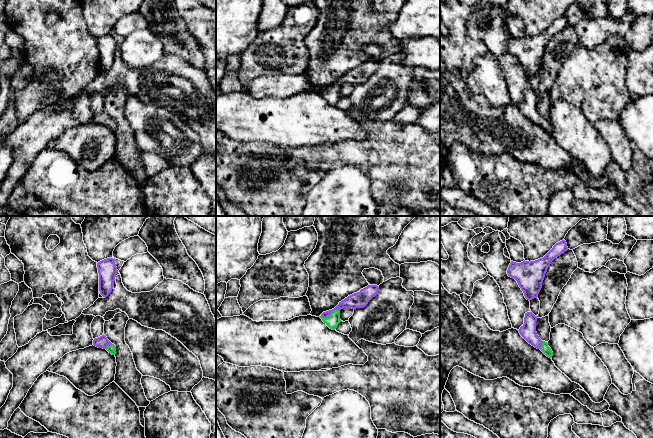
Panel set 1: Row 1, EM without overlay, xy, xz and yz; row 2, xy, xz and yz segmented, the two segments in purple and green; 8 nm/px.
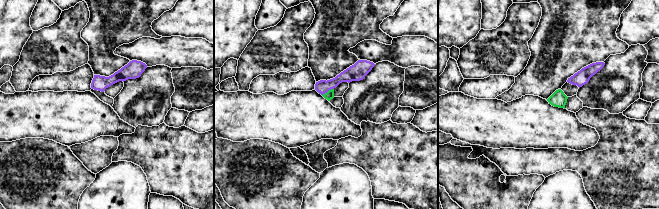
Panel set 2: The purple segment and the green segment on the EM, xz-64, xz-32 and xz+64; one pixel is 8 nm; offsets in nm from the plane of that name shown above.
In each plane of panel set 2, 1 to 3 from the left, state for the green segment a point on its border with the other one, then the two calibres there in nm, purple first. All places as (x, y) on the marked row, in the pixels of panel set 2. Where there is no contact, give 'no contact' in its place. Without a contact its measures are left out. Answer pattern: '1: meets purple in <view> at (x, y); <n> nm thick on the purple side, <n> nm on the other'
1: no contact
2: meets purple in xz-32 at (327, 91); 120 nm thick on the purple side, 70 nm on the other
3: no contact

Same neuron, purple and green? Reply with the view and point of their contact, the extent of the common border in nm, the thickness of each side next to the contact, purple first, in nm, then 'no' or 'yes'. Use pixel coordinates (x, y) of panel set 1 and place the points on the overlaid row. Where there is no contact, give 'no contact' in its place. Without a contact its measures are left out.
contact xz (330, 313); length 160 nm; calibres 130 and 100 nm; yes

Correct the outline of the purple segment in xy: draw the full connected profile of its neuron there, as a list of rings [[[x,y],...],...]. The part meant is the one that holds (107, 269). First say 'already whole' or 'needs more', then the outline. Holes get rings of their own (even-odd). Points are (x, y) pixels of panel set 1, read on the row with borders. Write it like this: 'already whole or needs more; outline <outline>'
already whole; outline [[[107,258],[97,263],[99,273],[99,291],[103,297],[107,297],[113,287],[118,272],[113,258]]]

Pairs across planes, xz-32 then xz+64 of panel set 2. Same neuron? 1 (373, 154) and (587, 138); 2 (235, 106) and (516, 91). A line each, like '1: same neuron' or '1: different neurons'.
1: different neurons
2: different neurons

